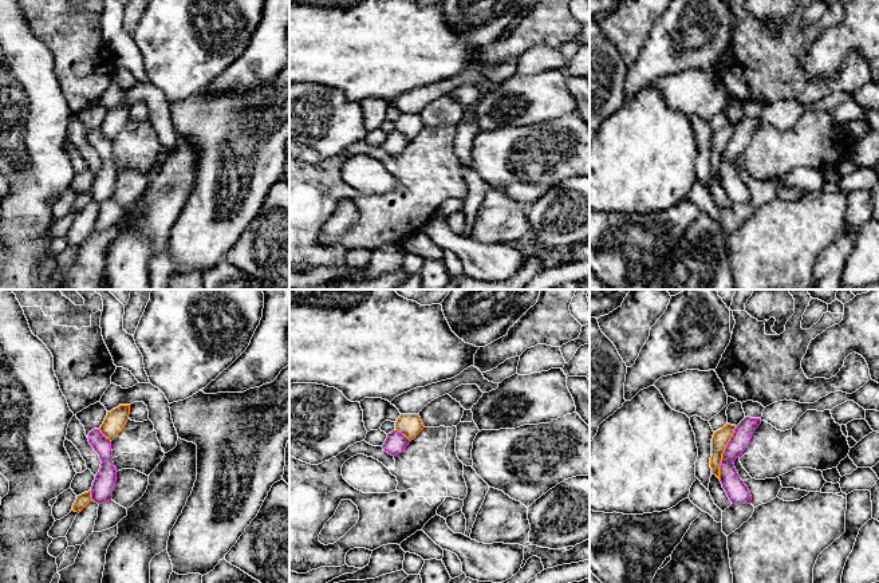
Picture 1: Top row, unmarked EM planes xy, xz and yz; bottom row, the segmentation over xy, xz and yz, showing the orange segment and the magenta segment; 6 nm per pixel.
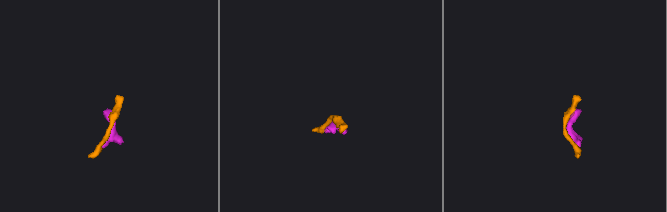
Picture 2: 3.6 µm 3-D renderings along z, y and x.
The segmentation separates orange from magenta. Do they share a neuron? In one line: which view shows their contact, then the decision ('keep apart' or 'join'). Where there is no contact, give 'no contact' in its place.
meets orange in yz; keep apart

